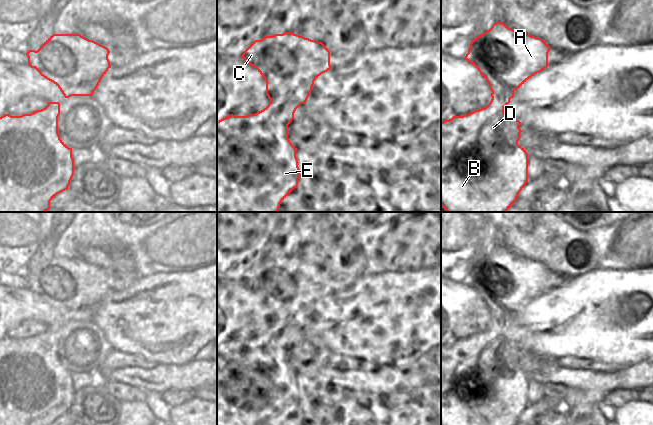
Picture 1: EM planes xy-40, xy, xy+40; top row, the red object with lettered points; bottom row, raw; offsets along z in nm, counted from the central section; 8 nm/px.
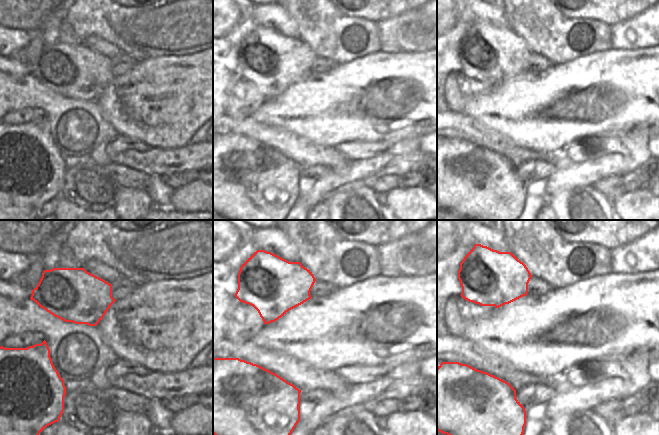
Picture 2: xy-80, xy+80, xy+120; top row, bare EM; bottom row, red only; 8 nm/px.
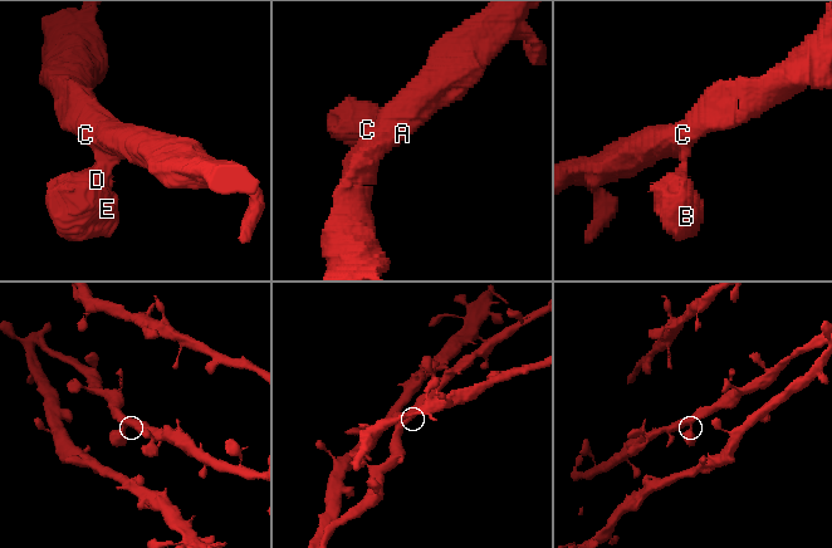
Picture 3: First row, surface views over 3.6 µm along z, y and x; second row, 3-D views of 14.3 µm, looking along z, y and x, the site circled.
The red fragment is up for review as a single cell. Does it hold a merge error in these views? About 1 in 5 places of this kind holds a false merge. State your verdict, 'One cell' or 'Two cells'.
One cell.

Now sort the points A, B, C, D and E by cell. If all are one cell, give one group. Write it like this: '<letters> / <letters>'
A B C D E

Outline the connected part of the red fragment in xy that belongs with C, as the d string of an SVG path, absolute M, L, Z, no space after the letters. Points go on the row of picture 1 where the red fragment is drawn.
M292 32L283 34L275 34L273 36L265 36L261 40L255 40L244 51L241 58L253 66L266 81L266 95L270 99L270 103L261 111L247 116L235 116L233 114L217 121L217 212L277 212L280 203L298 186L300 177L300 169L298 167L298 159L296 157L295 148L288 139L288 125L294 119L294 113L301 104L306 101L312 91L314 81L323 73L330 70L330 51L322 43L303 36L299 36Z

